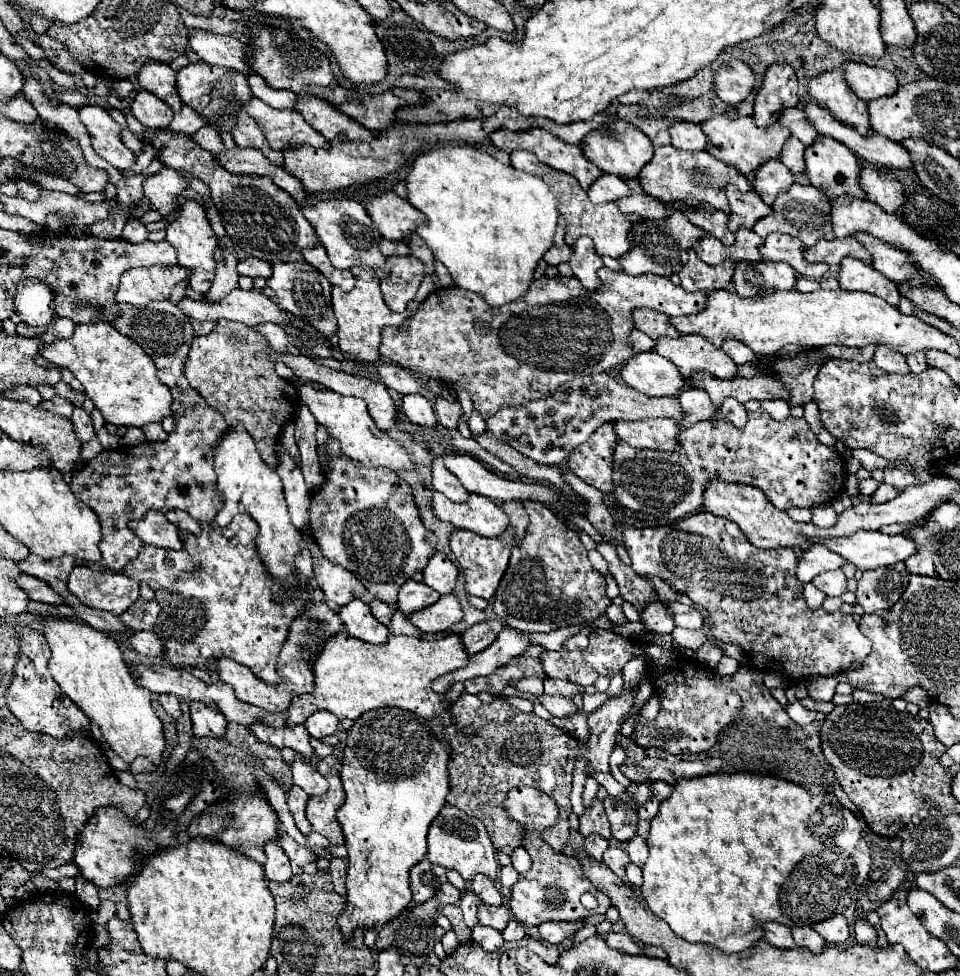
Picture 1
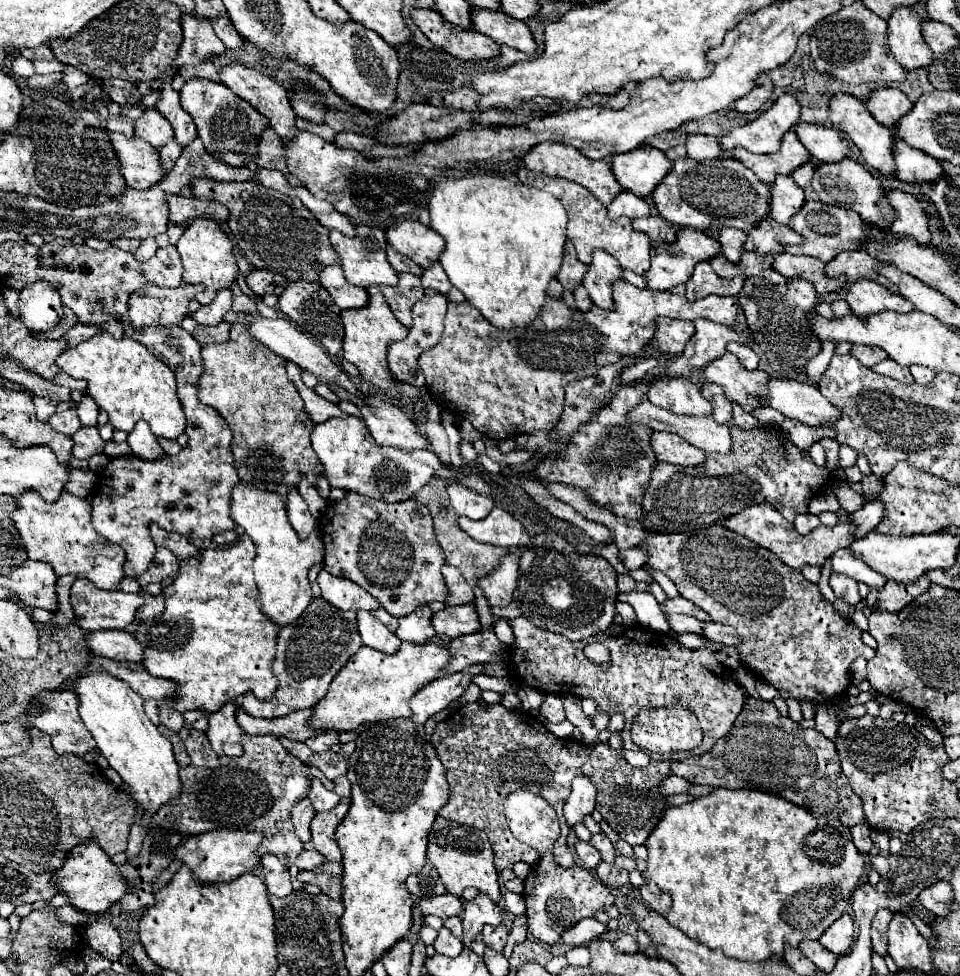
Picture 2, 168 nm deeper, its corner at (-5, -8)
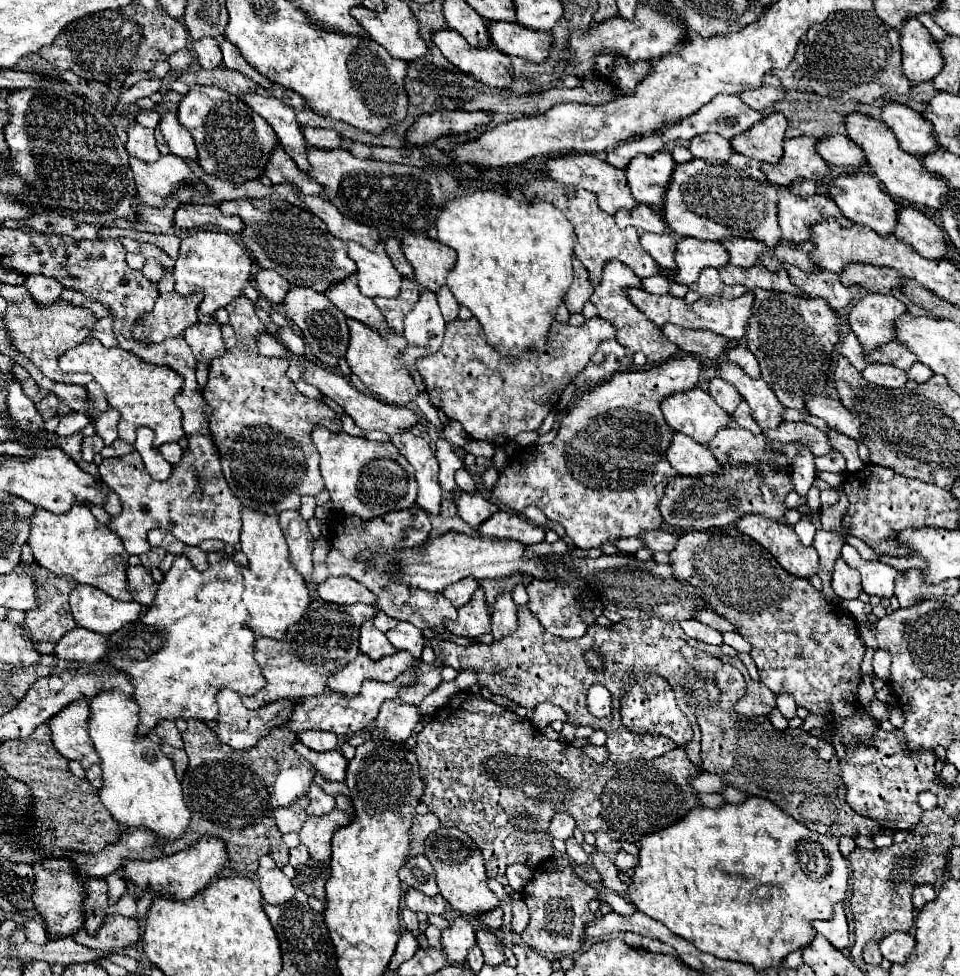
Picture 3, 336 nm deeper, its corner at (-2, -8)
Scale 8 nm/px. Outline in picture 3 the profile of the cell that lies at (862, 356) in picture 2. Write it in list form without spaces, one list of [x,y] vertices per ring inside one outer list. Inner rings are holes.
[[[887,342],[883,346],[879,346],[873,352],[867,352],[867,360],[869,362],[883,362],[883,364],[893,364],[901,370],[909,370],[915,362],[917,356],[913,356],[901,342]]]

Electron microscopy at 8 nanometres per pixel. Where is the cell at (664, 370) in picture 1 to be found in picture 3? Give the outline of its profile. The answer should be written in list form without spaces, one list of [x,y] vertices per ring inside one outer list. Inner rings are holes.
[[[699,388],[665,398],[661,410],[667,424],[675,432],[687,434],[703,446],[709,446],[715,434],[731,424],[731,416],[721,410],[707,392]]]

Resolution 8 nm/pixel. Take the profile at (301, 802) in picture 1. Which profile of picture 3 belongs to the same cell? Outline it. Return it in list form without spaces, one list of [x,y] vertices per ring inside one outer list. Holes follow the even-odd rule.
[[[301,796],[297,798],[291,806],[287,808],[275,808],[273,810],[273,816],[275,816],[275,822],[277,822],[277,828],[281,830],[281,834],[287,834],[287,832],[299,832],[307,814],[305,814],[305,806],[309,804],[307,796]]]

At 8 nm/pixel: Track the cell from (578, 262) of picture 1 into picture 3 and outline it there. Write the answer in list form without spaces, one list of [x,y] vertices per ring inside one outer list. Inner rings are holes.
[[[613,260],[613,262],[607,262],[605,264],[603,280],[599,282],[599,286],[595,288],[595,292],[591,296],[591,302],[599,310],[599,316],[603,320],[611,322],[613,328],[617,330],[615,340],[621,346],[629,348],[631,352],[643,352],[645,358],[647,358],[647,362],[651,362],[651,364],[663,364],[663,362],[667,362],[671,358],[681,356],[681,350],[663,336],[661,326],[657,326],[651,320],[647,320],[647,316],[641,314],[641,310],[633,306],[633,302],[625,294],[627,288],[641,288],[641,280],[633,274],[633,270],[629,270],[629,266],[625,266],[623,262]]]

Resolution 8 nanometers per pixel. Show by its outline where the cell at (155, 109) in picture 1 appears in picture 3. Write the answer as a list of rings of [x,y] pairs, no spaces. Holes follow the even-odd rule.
[[[135,124],[133,128],[127,130],[127,134],[129,134],[129,140],[127,140],[125,148],[127,148],[129,156],[135,156],[135,158],[139,158],[143,162],[155,162],[161,156],[159,150],[157,150],[151,128]]]

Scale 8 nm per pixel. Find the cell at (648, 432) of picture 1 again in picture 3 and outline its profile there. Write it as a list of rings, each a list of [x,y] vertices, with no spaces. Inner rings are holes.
[[[675,432],[673,440],[671,440],[671,446],[667,450],[667,460],[669,464],[675,466],[675,470],[681,474],[681,476],[705,476],[705,474],[721,474],[721,464],[717,462],[717,458],[711,454],[709,448],[693,442],[693,438],[685,436],[685,434],[679,434]]]

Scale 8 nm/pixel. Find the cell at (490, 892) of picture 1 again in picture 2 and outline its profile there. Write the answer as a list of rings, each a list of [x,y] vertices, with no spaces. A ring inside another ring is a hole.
[[[478,894],[474,900],[470,900],[464,908],[464,918],[462,918],[462,926],[464,926],[464,946],[470,946],[472,938],[482,932],[482,926],[486,924],[502,924],[502,910],[500,906],[490,900],[486,894]]]

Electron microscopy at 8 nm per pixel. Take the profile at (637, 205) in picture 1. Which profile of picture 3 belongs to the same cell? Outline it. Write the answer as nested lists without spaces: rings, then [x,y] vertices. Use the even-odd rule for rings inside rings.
[[[641,234],[641,246],[663,270],[667,270],[667,274],[675,276],[677,238],[673,234]]]

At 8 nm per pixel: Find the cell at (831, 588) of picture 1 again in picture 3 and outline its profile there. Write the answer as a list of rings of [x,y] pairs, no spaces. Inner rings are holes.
[[[837,558],[831,586],[839,598],[857,598],[861,594],[861,576],[843,558]]]

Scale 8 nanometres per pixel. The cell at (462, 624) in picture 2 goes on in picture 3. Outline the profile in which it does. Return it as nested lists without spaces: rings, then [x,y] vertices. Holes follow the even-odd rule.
[[[481,588],[475,590],[473,598],[459,608],[459,618],[455,622],[447,622],[447,630],[455,636],[481,636],[487,634],[491,626],[489,608],[485,604],[485,592]]]

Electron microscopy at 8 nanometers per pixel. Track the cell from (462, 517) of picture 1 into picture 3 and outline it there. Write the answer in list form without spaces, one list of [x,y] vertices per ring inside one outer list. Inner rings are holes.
[[[499,510],[493,514],[489,520],[485,520],[479,530],[479,536],[489,536],[489,538],[509,538],[509,540],[519,540],[525,542],[527,546],[539,544],[545,540],[545,528],[537,526],[531,520],[523,520],[517,514],[509,514]]]

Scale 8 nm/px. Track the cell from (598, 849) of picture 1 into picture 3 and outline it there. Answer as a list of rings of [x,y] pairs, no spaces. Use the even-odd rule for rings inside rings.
[[[575,838],[565,840],[565,844],[567,844],[567,854],[569,854],[569,858],[571,858],[575,864],[587,864],[589,854],[585,854],[585,852],[583,852],[581,844],[579,844]]]

